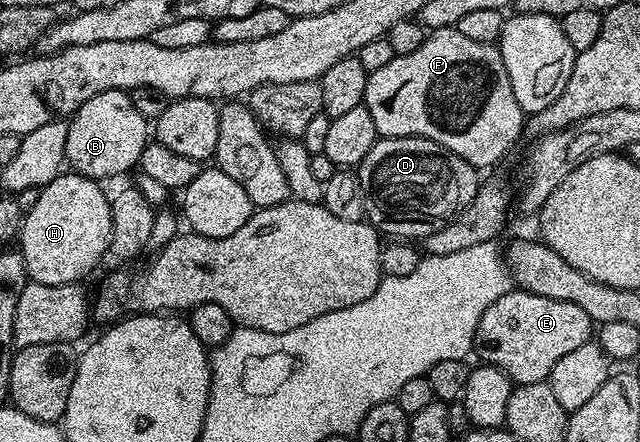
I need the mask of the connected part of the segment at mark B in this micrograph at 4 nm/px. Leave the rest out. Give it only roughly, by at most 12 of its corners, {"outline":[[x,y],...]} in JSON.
{"outline":[[131,94],[90,97],[67,120],[66,163],[105,181],[135,168],[150,120]]}

